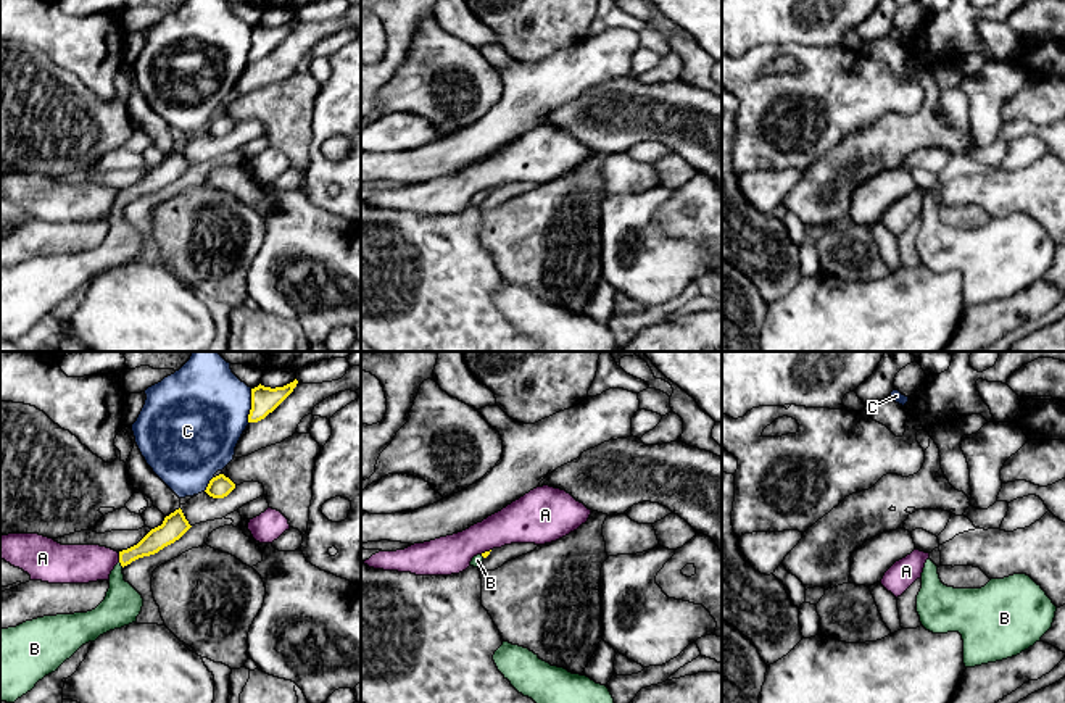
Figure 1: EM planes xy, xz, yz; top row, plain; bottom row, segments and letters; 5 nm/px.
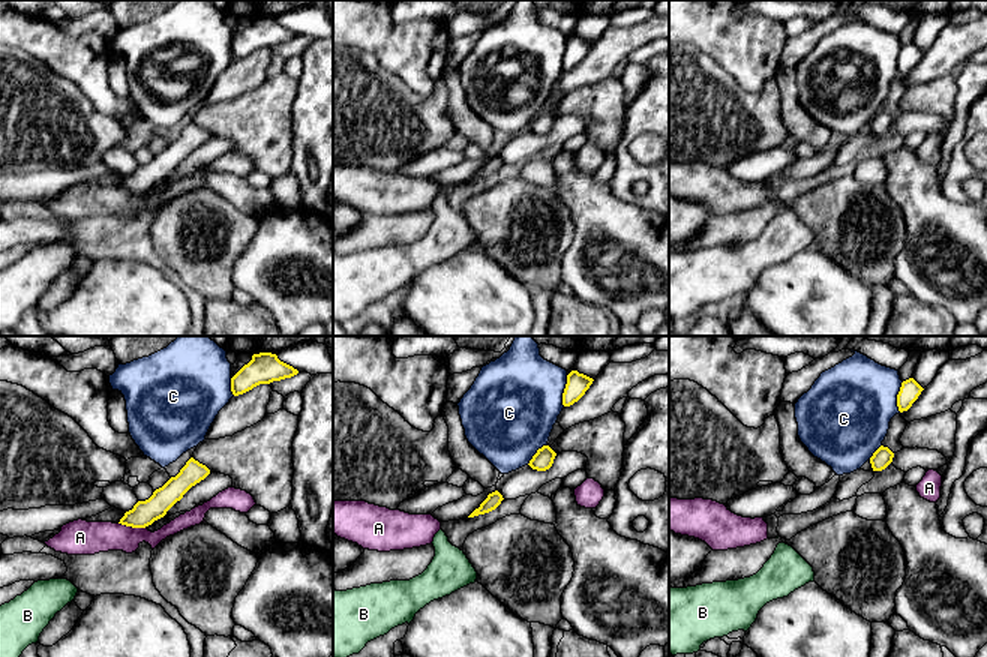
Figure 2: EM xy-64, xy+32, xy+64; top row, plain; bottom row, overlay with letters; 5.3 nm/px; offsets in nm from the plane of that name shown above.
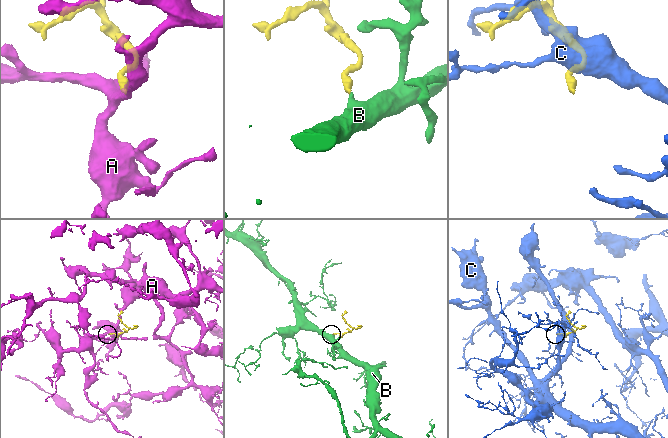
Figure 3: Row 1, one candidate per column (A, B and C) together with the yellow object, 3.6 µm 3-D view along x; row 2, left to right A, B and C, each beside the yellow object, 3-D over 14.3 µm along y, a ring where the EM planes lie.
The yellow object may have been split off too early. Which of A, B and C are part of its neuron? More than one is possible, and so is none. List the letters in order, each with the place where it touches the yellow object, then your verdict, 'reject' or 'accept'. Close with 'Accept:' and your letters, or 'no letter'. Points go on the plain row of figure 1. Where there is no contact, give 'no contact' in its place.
A: meets yellow in xy at (120, 197); reject
B: meets yellow in xy at (121, 203); accept
C: meets yellow in xy at (252, 45); reject
Accept: B

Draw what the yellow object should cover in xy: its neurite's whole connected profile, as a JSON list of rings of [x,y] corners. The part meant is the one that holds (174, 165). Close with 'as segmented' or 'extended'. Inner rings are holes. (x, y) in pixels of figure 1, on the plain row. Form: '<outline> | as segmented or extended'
[[[182,148],[164,156],[137,184],[119,190],[119,202],[110,213],[110,227],[105,239],[92,250],[74,253],[44,255],[26,260],[16,266],[0,268],[0,340],[15,342],[31,331],[39,319],[58,310],[82,284],[95,281],[100,274],[137,260],[142,250],[142,234],[124,219],[122,206],[132,200],[150,195],[179,179],[192,164]]] | extended

